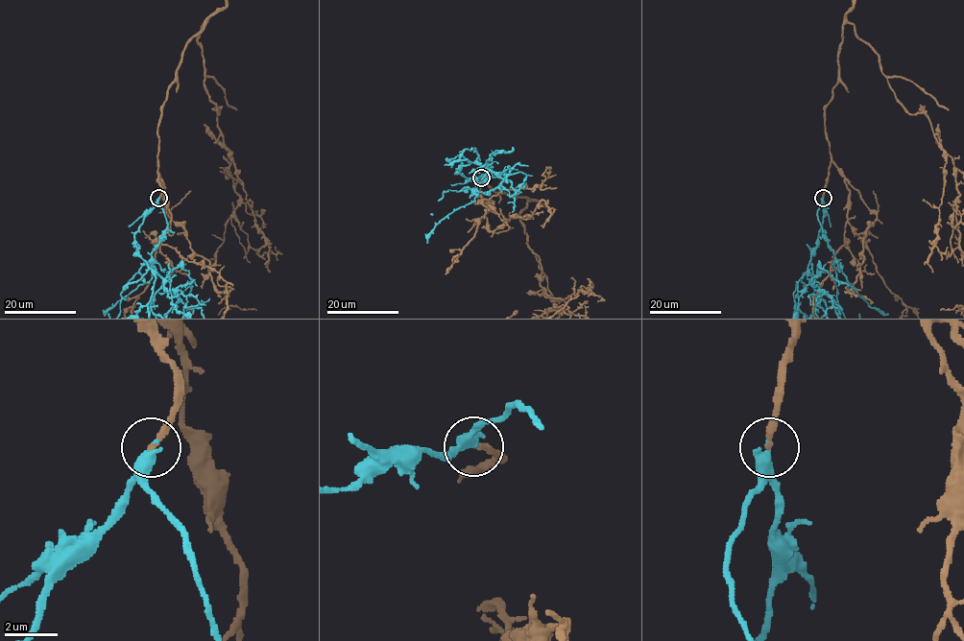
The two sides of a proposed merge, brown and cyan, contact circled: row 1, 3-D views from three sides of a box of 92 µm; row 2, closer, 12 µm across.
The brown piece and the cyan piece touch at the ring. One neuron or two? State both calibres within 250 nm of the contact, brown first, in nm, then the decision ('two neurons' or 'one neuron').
200 nm thick on the brown side, 480 nm on the other; one neuron

